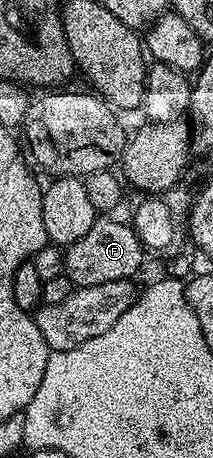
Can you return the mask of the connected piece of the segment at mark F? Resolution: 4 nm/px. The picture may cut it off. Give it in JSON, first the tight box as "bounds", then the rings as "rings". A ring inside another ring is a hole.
{"bounds":[64,216,146,287],"rings":[[[116,216],[97,217],[90,232],[64,250],[64,273],[72,281],[73,287],[110,284],[110,280],[131,279],[136,276],[132,274],[139,272],[146,255],[145,246],[127,221],[119,222],[112,217]]]}

